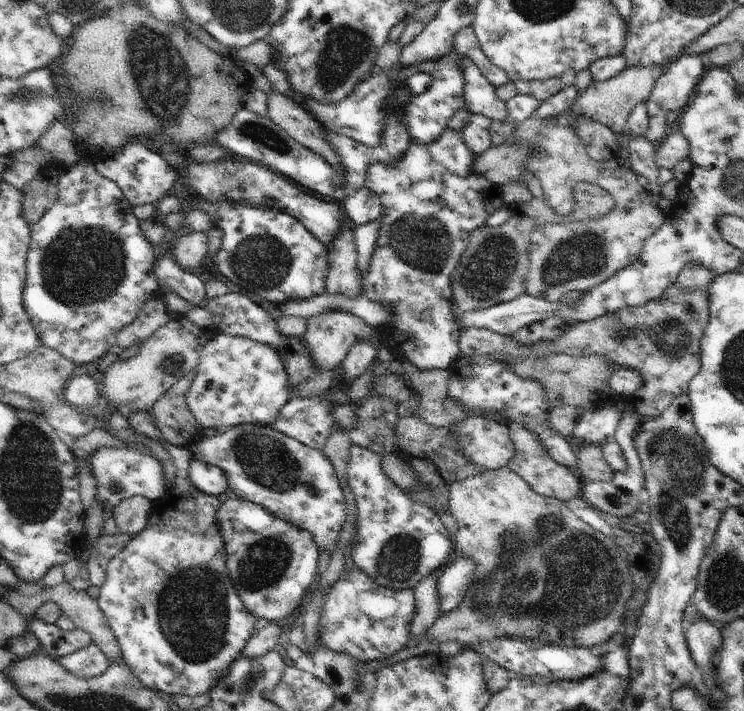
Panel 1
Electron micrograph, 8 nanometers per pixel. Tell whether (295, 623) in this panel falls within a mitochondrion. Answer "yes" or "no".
no

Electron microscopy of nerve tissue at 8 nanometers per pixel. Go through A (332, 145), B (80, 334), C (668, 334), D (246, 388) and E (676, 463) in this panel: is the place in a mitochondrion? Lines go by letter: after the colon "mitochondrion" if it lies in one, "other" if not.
A: other
B: other
C: mitochondrion
D: other
E: mitochondrion

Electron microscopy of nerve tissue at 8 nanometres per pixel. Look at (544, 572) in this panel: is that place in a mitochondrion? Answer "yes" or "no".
yes

